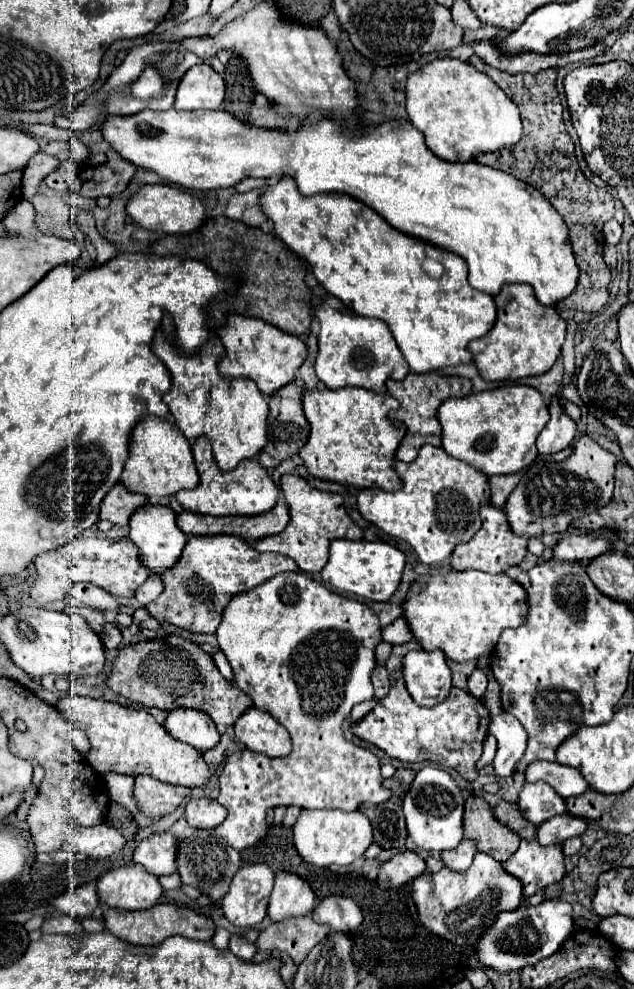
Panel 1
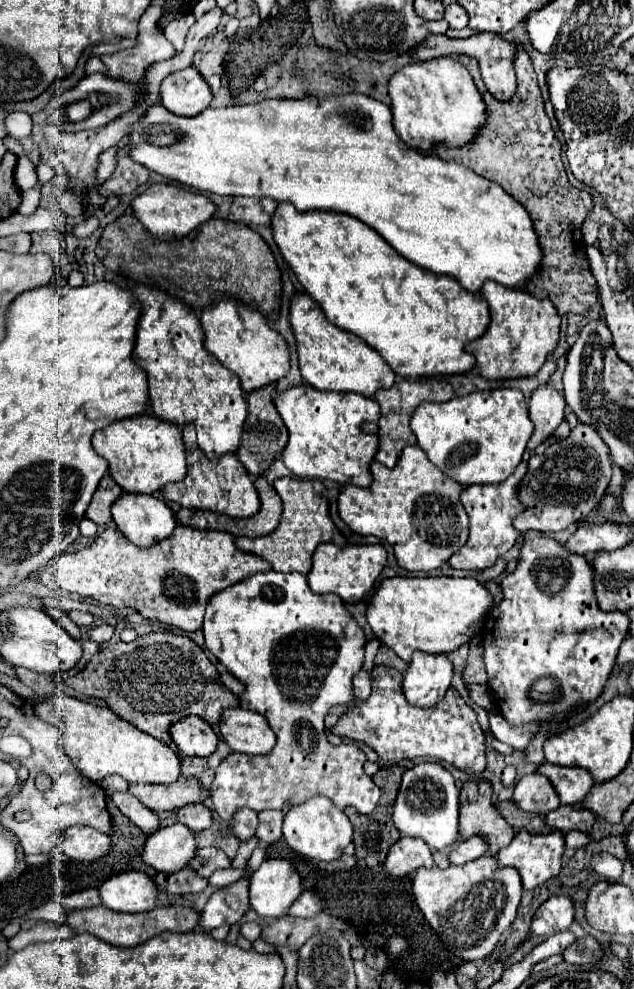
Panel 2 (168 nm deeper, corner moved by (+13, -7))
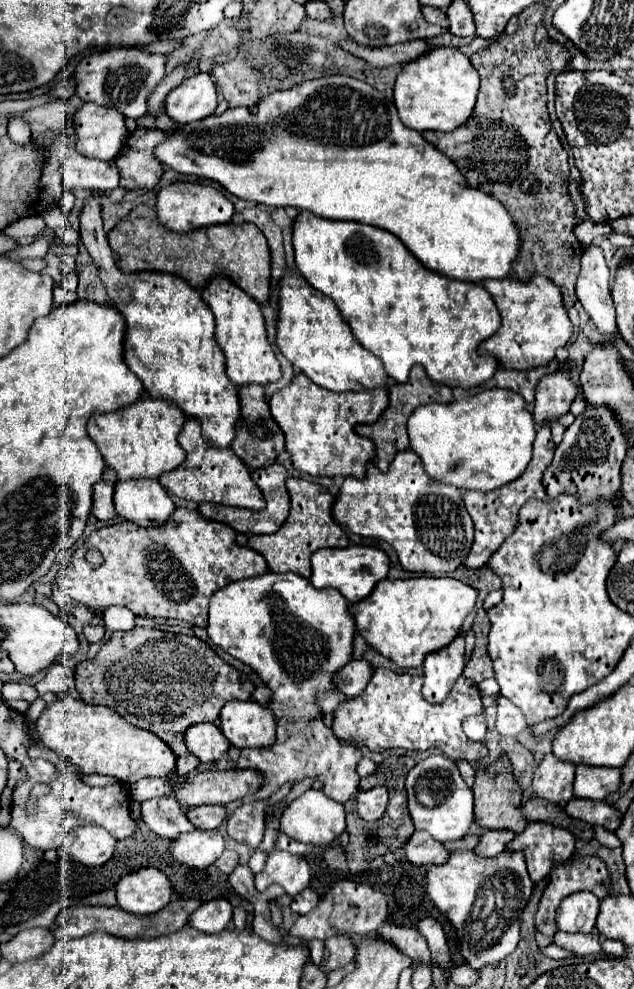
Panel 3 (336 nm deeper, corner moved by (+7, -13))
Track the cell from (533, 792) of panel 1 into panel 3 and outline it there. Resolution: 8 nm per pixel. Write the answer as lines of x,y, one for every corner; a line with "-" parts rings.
549,752
541,760
533,778
535,796
545,798
553,804
565,804
573,798
573,778
575,778
575,764
557,760

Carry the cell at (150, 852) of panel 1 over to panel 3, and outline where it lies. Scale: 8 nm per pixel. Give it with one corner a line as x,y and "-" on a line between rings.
193,830
189,834
179,836
173,846
169,848
169,854
187,866
193,868
207,868
215,864
215,860
223,854
225,842
219,830

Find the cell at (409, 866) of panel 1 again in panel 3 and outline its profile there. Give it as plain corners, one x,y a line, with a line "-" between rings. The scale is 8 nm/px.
415,830
413,836
407,840
405,852
407,852
407,860
419,866
445,864
445,860
449,858
447,848
443,844
437,844
437,840
429,836
429,832
421,832
421,830

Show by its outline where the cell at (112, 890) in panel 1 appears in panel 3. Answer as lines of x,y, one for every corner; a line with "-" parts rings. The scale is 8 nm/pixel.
141,868
123,876
115,890
119,908
131,914
155,914
169,904
173,884
159,868

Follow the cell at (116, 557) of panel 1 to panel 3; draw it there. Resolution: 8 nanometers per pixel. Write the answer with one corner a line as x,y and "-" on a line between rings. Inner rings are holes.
175,508
171,520
163,526
141,528
125,518
111,526
93,530
89,538
73,552
67,566
57,574
57,584
79,604
89,606
95,612
101,612
109,606
125,606
137,616
161,616
161,618
179,618
195,626
207,626
207,606
215,590
223,588
227,582
251,578
265,574
267,564
259,552
239,546
235,542
235,532
227,524
205,520
197,510
-
87,550
99,550
105,556
101,566
91,566
85,562

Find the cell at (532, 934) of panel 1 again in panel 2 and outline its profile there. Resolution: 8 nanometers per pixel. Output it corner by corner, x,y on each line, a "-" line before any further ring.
551,896
549,900
545,900
539,908
541,916
535,916
535,924
529,932
529,938
537,936
537,934
545,934
551,936
557,930
567,930
573,922
575,910
573,910
573,902
567,896

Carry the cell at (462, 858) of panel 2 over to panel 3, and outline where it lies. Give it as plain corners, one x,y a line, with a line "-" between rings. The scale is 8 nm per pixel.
487,830
481,836
481,842
477,844
477,854
479,856
497,856
505,850
505,846
513,840
513,832
511,830

